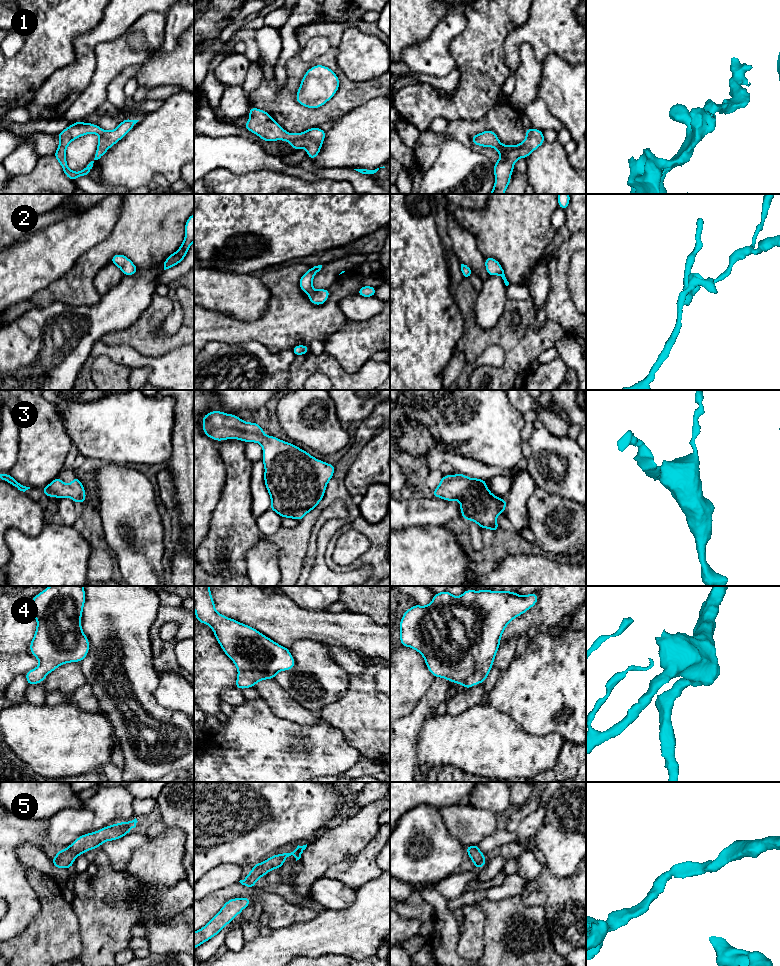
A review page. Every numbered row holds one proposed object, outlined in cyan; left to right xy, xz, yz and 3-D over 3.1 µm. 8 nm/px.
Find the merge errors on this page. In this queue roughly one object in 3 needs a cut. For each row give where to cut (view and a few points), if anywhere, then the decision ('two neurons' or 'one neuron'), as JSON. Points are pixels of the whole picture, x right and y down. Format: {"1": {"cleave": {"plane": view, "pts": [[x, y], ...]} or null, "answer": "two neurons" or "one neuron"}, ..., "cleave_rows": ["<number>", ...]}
{"1": {"cleave": null, "answer": "one neuron"}, "2": {"cleave": null, "answer": "one neuron"}, "3": {"cleave": null, "answer": "one neuron"}, "4": {"cleave": null, "answer": "one neuron"}, "5": {"cleave": null, "answer": "one neuron"}, "cleave_rows": []}

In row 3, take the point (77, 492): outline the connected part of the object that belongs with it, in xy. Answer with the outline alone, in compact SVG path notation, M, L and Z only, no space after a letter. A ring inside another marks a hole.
M58 476L41 490L47 497L54 496L59 500L66 497L70 497L75 503L83 503L86 500L84 486L77 476L74 476L74 480L68 485Z

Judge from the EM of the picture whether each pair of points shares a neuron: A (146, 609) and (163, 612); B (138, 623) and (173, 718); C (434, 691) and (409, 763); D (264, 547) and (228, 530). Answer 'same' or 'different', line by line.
A: different
B: same
C: same
D: different

